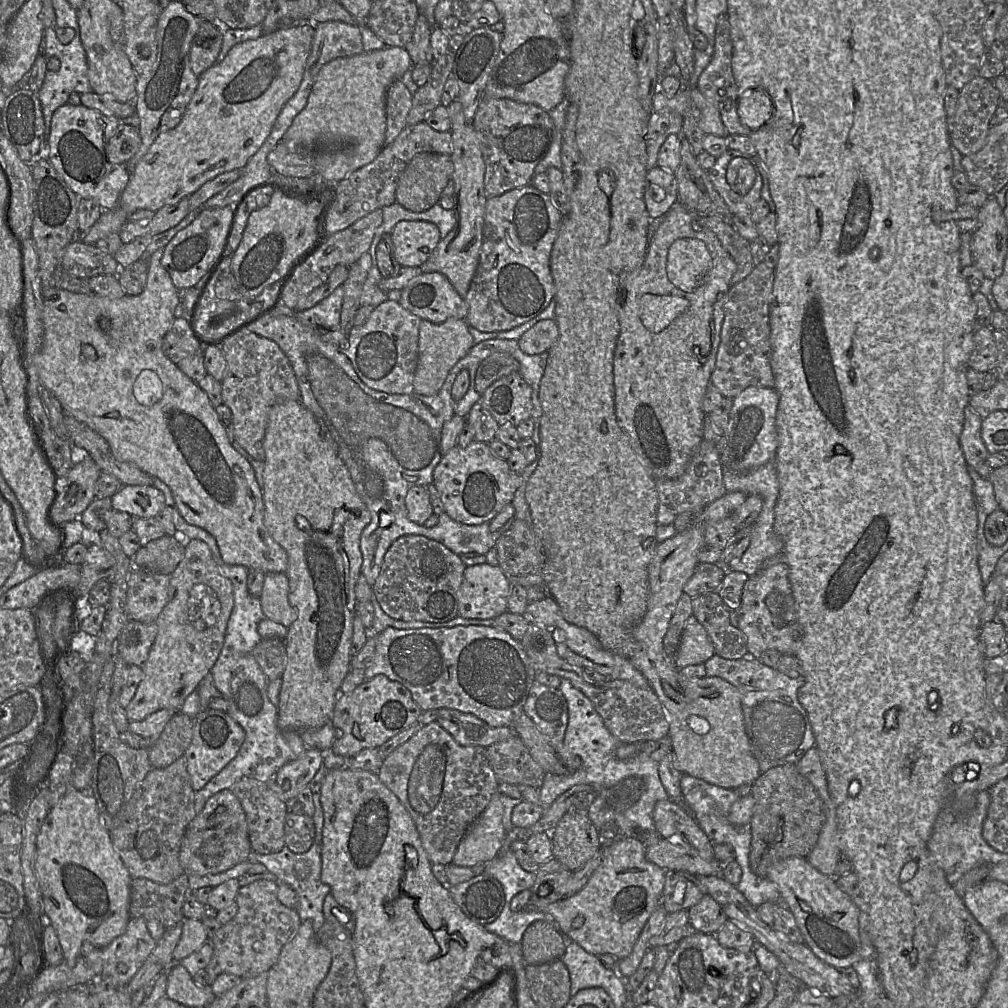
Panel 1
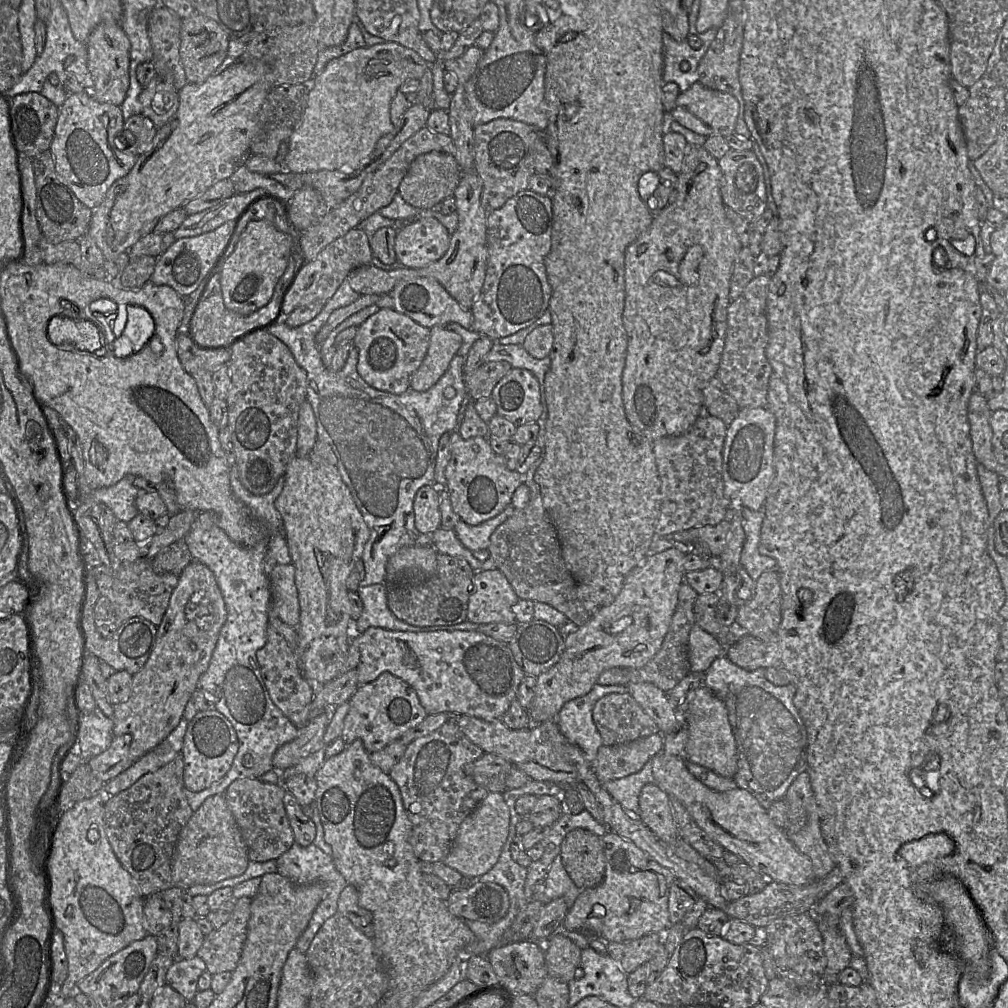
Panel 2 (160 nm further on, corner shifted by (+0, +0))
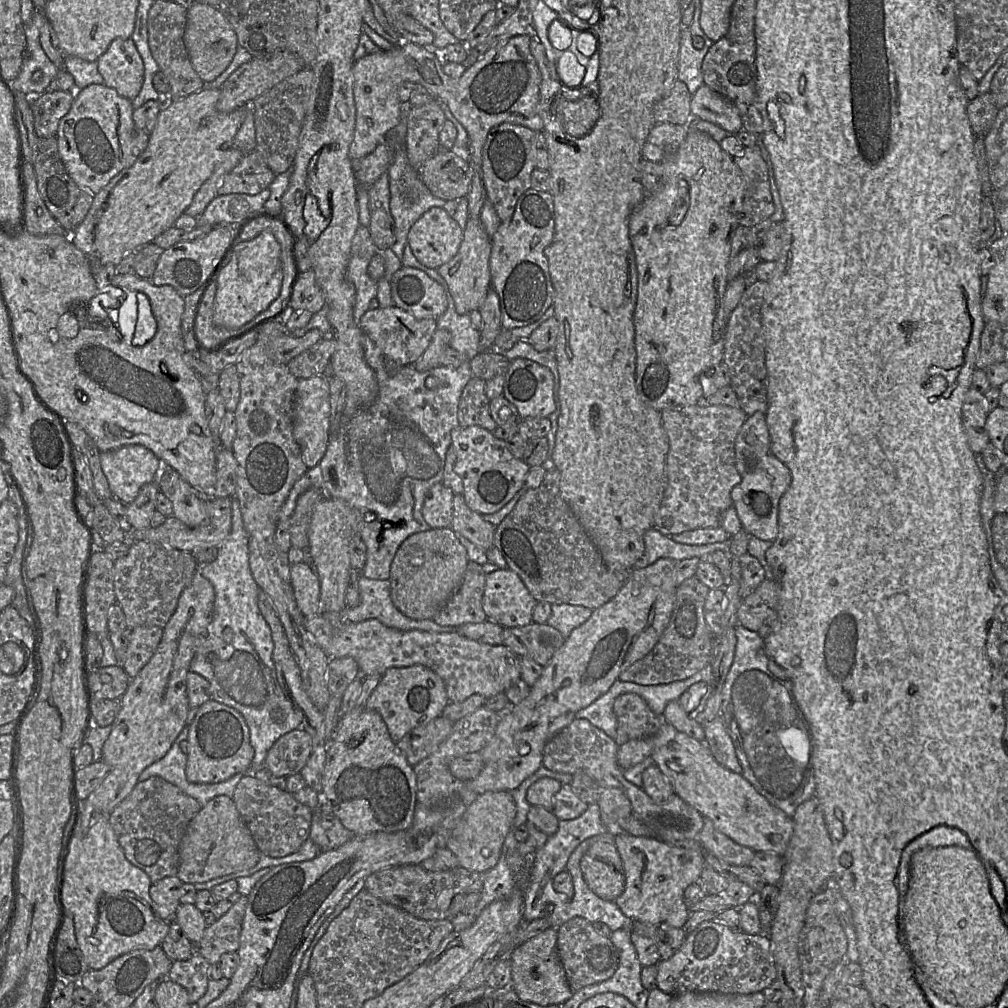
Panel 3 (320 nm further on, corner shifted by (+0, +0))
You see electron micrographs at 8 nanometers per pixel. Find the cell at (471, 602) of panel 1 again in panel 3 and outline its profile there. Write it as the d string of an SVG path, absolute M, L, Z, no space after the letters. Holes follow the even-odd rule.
M508 568L485 575L482 607L488 621L505 627L526 626L532 622L537 600L521 578Z

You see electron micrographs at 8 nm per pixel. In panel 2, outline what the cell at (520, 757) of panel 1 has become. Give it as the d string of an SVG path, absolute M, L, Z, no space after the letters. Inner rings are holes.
M484 753L480 758L464 766L466 775L488 792L503 793L507 790L506 777L513 764L493 753Z

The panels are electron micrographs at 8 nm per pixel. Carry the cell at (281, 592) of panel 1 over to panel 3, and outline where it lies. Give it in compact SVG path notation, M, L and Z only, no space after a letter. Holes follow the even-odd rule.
M309 560L291 564L290 581L297 606L304 617L312 617L320 611L320 583Z

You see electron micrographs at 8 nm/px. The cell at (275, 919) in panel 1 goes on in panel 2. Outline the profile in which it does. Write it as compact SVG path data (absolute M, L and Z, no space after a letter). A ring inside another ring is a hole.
M249 897L239 898L236 901L236 905L230 919L220 928L213 930L209 935L207 935L201 948L198 950L197 956L205 962L207 970L212 975L225 971L233 972L236 969L247 938L251 900L252 898Z

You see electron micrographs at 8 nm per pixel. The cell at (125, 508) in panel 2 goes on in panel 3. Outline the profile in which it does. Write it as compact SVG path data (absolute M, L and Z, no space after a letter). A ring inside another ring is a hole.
M139 444L101 452L100 463L112 496L125 505L135 500L145 484L156 481L162 469L159 458Z

